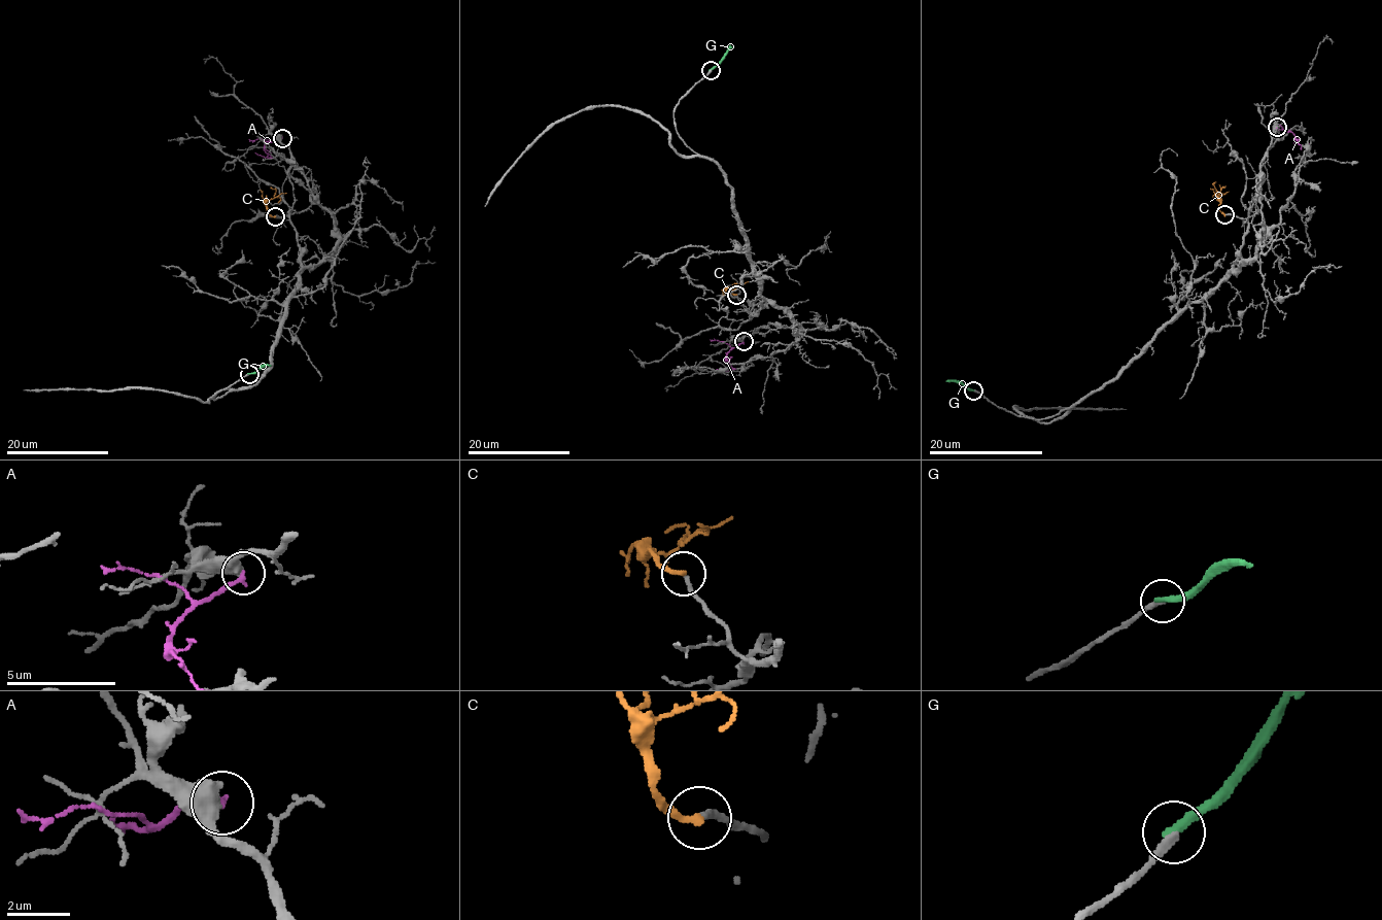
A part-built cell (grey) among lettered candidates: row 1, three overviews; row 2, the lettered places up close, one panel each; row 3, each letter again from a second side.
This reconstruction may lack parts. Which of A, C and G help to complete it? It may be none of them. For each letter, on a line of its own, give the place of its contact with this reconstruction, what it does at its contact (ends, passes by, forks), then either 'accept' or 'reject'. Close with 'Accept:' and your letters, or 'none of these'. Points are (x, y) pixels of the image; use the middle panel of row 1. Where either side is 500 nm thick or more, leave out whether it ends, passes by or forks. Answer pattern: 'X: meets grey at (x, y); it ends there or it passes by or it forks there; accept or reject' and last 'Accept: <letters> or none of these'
A: meets grey at (744, 341); reject
C: meets grey at (736, 295); it ends there; accept
G: meets grey at (711, 70); it ends there; reject
Accept: C

